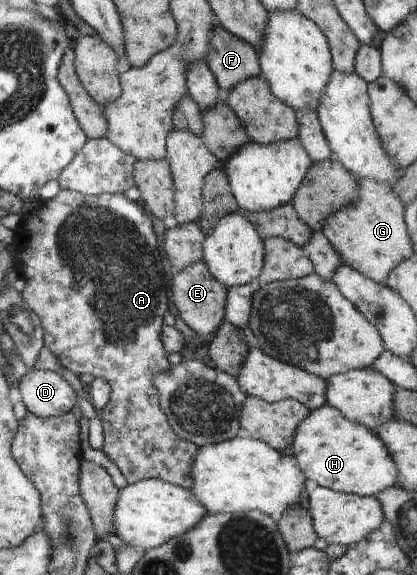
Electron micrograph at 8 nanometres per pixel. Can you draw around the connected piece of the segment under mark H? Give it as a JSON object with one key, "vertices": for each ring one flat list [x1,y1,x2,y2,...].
{"vertices":[[330,405,320,406,318,410,310,411,310,414,298,424,290,449,300,472,304,474,304,478,311,486,323,486,339,493,375,496,390,486,398,485,398,468,377,433,370,432,360,422,352,422,344,418]]}

